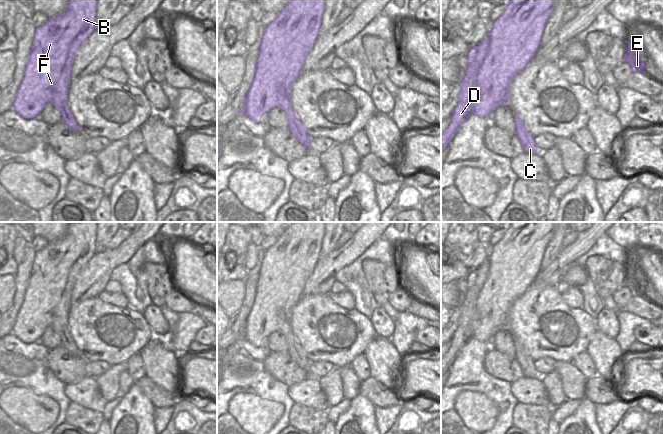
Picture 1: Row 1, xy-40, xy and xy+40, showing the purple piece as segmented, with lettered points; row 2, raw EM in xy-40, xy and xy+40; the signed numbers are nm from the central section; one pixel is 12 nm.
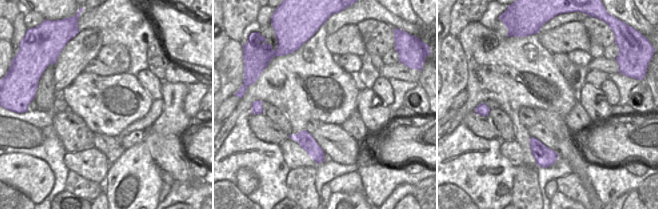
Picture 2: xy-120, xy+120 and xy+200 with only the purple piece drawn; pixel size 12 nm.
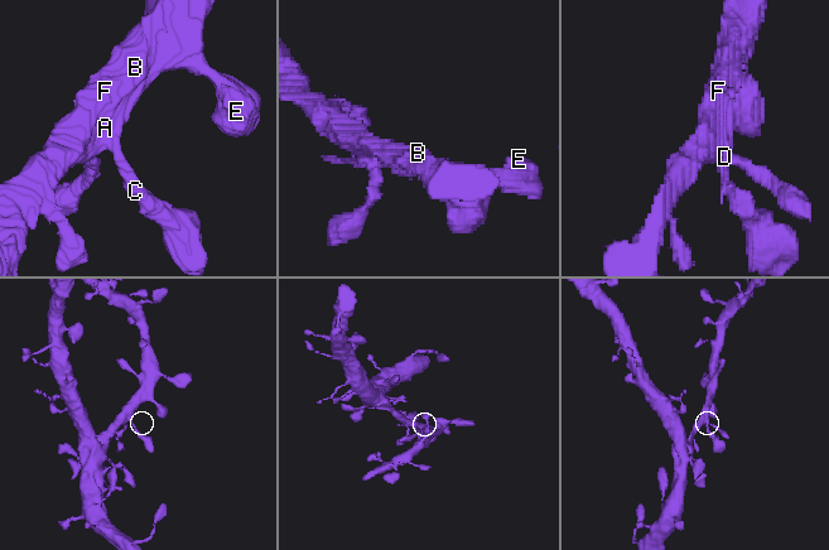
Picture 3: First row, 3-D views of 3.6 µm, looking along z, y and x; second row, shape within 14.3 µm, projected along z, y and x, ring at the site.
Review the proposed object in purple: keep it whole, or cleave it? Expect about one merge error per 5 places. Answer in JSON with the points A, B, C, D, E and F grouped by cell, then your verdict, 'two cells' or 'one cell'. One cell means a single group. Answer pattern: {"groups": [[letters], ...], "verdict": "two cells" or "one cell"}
{"groups": [["A", "B", "C", "D", "E", "F"]], "verdict": "one cell"}

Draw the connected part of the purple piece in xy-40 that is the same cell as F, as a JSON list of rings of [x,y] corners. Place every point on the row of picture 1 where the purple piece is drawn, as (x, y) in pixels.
[[[68,0],[62,14],[35,28],[24,77],[16,92],[12,109],[23,119],[35,119],[44,107],[52,102],[60,111],[62,122],[74,131],[82,128],[76,122],[69,106],[67,94],[70,88],[71,69],[80,47],[96,29],[98,0]]]

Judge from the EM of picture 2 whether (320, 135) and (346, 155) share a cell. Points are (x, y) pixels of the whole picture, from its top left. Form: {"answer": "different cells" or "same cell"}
{"answer": "same cell"}

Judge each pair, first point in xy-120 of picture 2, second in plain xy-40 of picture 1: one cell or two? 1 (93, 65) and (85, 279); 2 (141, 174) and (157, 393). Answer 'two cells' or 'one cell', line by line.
1: two cells
2: two cells

